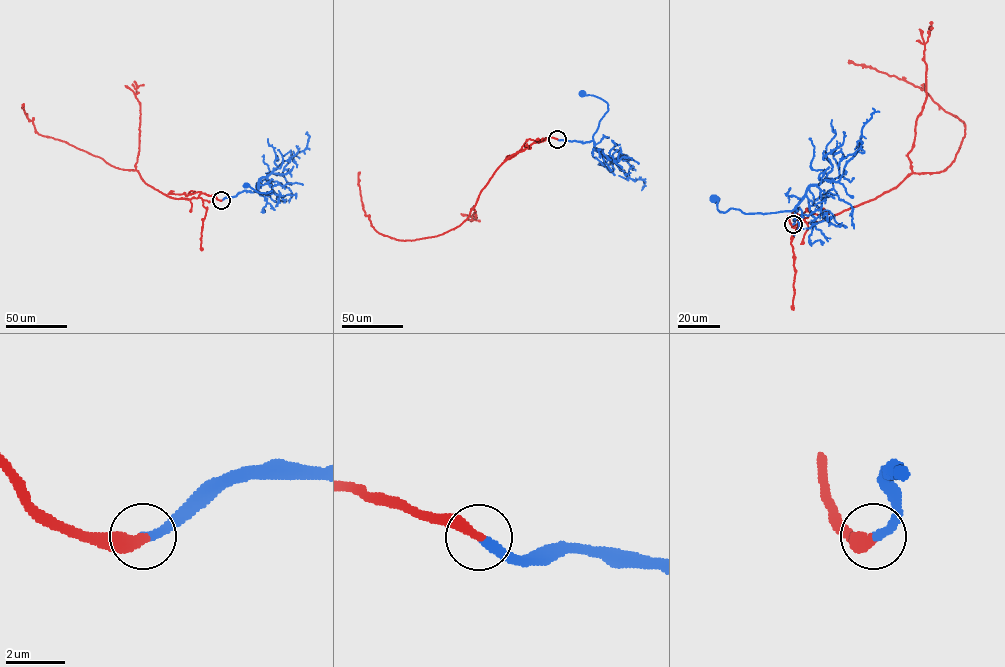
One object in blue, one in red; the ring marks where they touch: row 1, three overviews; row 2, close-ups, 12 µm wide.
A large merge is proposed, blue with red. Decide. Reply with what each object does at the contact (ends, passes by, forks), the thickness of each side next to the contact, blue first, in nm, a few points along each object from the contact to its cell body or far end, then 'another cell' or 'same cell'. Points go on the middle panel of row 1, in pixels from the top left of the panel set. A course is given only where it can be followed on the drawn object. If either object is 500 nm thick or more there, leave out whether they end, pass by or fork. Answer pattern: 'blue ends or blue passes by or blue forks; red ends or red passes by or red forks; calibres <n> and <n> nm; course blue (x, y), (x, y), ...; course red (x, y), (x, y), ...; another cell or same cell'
blue ends; red ends; calibres 300 and 400 nm; course blue (557, 139), (584, 143), (593, 140), (608, 104), (583, 92); course red (557, 139), (546, 137), (509, 156), (459, 225), (414, 240), (384, 235), (371, 226), (363, 209), (359, 172); same cell

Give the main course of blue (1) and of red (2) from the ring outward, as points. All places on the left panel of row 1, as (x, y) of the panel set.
1: (221, 200), (246, 191), (272, 192), (260, 193), (247, 184)
2: (221, 200), (204, 193), (173, 198), (147, 185), (136, 170), (119, 169), (41, 135), (23, 103)

